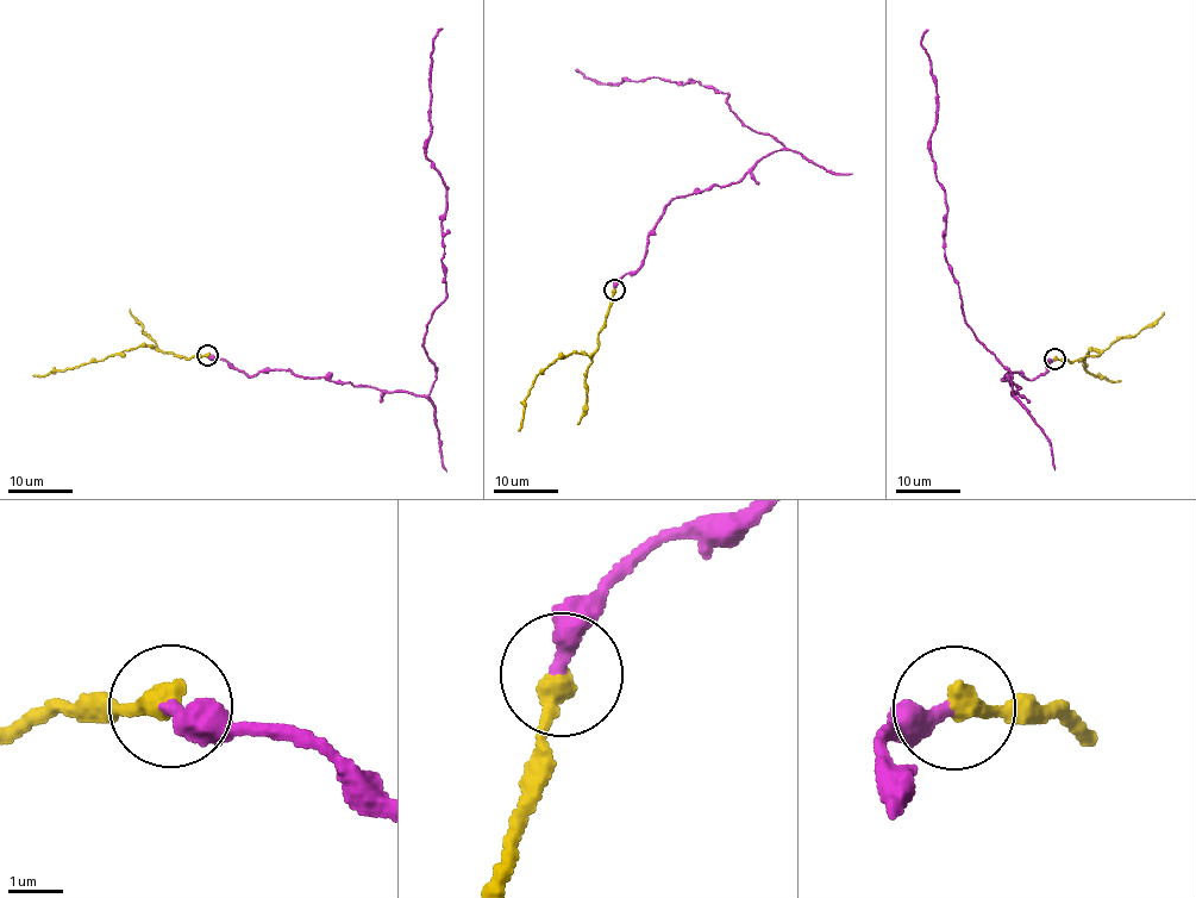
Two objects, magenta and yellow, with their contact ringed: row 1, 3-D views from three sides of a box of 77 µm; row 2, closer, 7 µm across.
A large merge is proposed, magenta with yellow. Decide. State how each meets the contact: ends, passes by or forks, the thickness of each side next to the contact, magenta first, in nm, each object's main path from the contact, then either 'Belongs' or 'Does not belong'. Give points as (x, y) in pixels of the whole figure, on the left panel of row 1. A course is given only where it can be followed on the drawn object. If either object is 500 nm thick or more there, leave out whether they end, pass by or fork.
At the ring magenta ends. At the ring yellow ends. Thickness 360 nm (magenta) against 440 nm. Course of magenta: (207, 356), (250, 376), (429, 394), (424, 343), (445, 299), (446, 189), (426, 155), (443, 29). Course of yellow: (207, 356), (185, 357), (138, 345), (102, 360), (32, 375). Belongs

